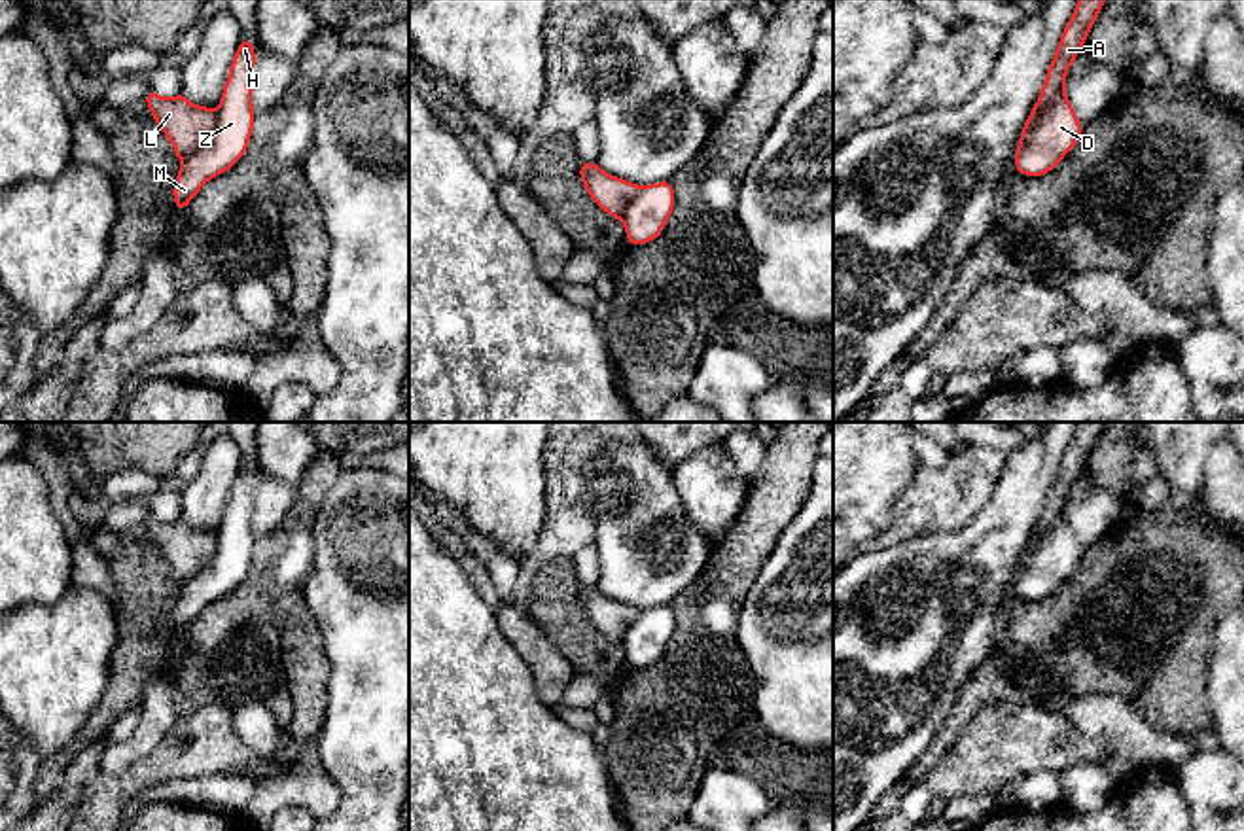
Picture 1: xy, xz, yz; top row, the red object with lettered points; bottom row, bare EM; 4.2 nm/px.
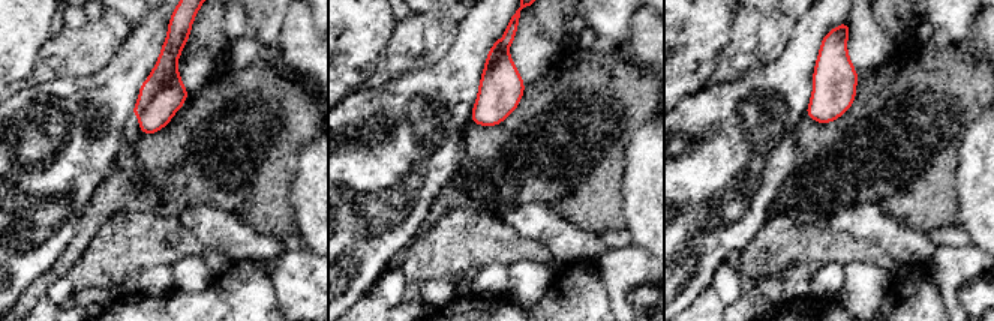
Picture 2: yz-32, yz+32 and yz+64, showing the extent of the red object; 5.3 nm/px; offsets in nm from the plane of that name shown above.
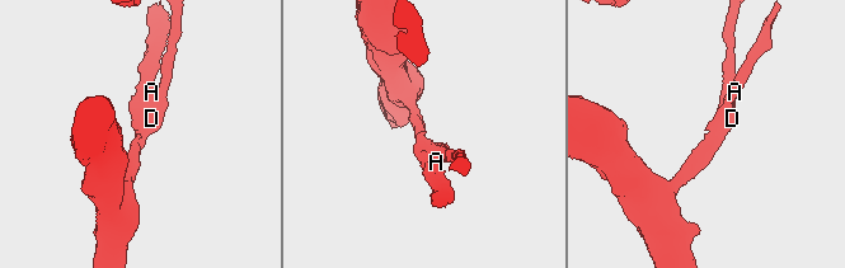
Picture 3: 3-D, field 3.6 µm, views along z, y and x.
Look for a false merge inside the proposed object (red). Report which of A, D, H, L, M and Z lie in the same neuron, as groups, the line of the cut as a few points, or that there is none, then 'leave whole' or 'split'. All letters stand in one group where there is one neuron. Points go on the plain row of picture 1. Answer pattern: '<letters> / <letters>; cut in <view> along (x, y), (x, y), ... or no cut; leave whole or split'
A L / D H M Z; cut in yz along (1063, 512), (1040, 534), (1017, 574); split

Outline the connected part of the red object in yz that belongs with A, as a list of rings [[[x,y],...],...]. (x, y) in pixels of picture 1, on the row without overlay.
[[[1079,422],[1077,424],[1074,439],[1060,460],[1055,483],[1047,492],[1047,502],[1040,515],[1040,524],[1034,528],[1034,534],[1030,536],[1022,551],[1022,558],[1021,558],[1017,574],[1024,570],[1024,560],[1030,557],[1040,534],[1057,517],[1064,513],[1068,492],[1075,485],[1077,475],[1083,471],[1083,466],[1089,462],[1093,447],[1096,445],[1106,424],[1108,422]]]

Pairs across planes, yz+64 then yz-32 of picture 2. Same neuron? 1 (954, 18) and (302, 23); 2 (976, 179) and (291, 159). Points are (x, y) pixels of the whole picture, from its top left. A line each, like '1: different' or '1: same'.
1: different
2: different

